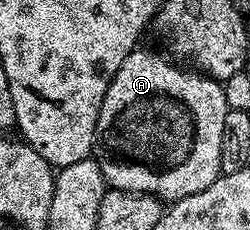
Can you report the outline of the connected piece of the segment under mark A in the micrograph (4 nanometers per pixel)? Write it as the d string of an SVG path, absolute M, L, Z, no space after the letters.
M136 48L126 57L112 84L108 84L94 133L92 157L98 163L109 189L151 194L153 198L161 198L163 203L173 204L184 196L204 192L204 188L208 188L208 184L215 182L222 173L220 136L224 136L227 112L224 88L216 78L207 78L193 69L181 70L173 66L178 64L165 53L153 54L142 49Z

